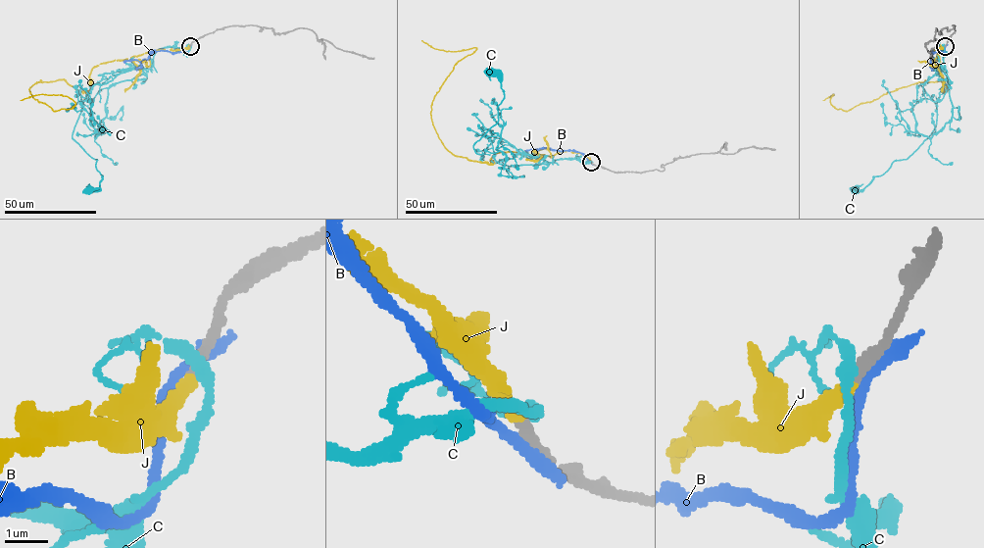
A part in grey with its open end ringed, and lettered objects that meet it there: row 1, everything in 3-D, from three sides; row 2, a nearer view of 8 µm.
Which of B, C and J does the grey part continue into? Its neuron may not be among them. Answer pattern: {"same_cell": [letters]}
{"same_cell": ["J"]}

